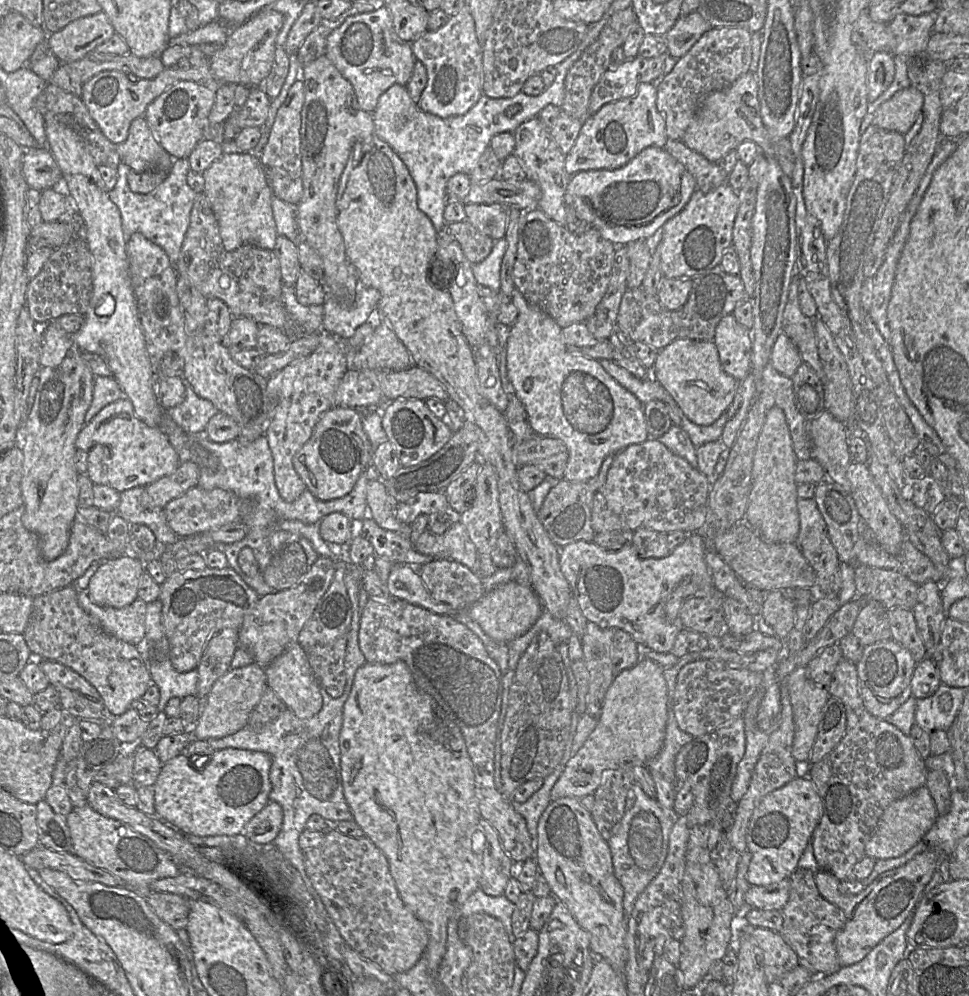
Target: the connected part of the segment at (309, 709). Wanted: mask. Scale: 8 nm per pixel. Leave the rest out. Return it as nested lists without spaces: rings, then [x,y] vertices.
[[[297,642],[264,668],[267,684],[299,719],[309,719],[322,708],[319,683],[312,671],[306,653]]]

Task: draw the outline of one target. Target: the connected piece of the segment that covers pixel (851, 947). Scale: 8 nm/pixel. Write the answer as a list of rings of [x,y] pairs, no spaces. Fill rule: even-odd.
[[[932,850],[915,855],[903,866],[880,874],[871,884],[856,895],[844,895],[839,891],[840,880],[830,872],[819,869],[814,880],[823,898],[840,908],[846,921],[837,932],[834,944],[840,966],[861,961],[882,939],[895,931],[915,910],[922,892],[933,873],[938,869],[940,858]]]

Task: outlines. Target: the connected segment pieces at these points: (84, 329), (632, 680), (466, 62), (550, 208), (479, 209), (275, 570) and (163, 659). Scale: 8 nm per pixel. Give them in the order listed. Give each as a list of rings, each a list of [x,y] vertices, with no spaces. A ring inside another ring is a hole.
[[[45,110],[44,128],[47,148],[62,173],[61,188],[83,219],[83,232],[78,236],[85,239],[93,257],[91,299],[84,315],[84,322],[81,328],[71,335],[72,340],[81,351],[101,356],[110,368],[123,395],[131,401],[135,415],[146,425],[159,427],[163,408],[157,397],[156,377],[146,351],[137,302],[128,271],[126,241],[119,209],[109,198],[92,156],[77,135],[71,129],[61,125]],[[106,295],[112,297],[114,310],[108,316],[99,316],[96,307]]]
[[[644,659],[618,673],[605,694],[595,729],[567,762],[551,790],[551,801],[564,797],[581,799],[594,794],[609,773],[645,765],[662,748],[667,719],[667,684],[661,666],[651,659]]]
[[[467,5],[439,29],[426,31],[411,47],[427,72],[427,85],[417,103],[423,112],[448,118],[465,114],[477,103],[483,94],[483,52]]]
[[[539,117],[524,122],[513,133],[516,141],[514,154],[523,165],[526,178],[540,187],[541,196],[537,203],[538,208],[570,232],[582,234],[591,226],[578,218],[574,207],[565,199],[567,185],[572,176],[565,168],[566,155],[561,151],[550,130]]]
[[[464,204],[466,220],[480,233],[497,241],[504,238],[508,221],[509,206],[493,204]]]
[[[297,541],[276,553],[263,571],[264,581],[276,591],[296,585],[309,570],[304,549]]]
[[[157,599],[147,603],[145,619],[145,636],[139,644],[139,651],[142,659],[150,673],[152,683],[154,683],[160,692],[160,700],[157,705],[158,711],[164,711],[168,701],[171,698],[184,698],[197,693],[198,671],[197,669],[189,672],[176,671],[170,660],[170,645],[164,633],[164,627],[161,621],[162,602]]]

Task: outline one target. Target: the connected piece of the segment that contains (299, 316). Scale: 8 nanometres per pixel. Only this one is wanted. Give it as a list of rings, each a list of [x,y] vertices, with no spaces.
[[[283,283],[281,299],[291,320],[300,328],[301,334],[309,335],[322,328],[323,305],[300,304],[294,286]]]

